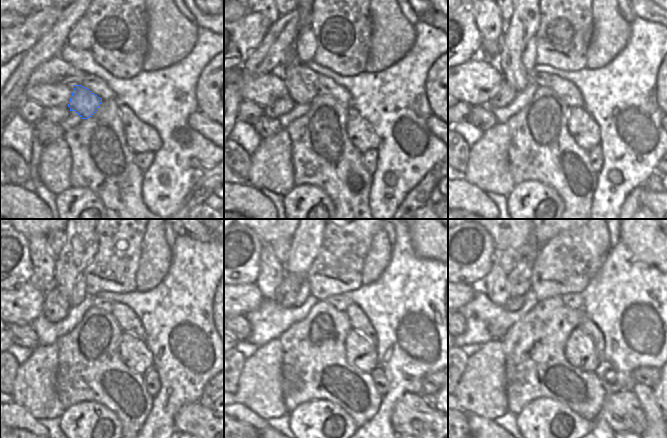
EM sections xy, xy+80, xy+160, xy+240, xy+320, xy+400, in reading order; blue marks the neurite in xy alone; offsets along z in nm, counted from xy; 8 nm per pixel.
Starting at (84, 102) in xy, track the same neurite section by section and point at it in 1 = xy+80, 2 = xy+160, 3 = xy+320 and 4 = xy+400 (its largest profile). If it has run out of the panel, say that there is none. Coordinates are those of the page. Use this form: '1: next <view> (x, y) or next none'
1: next xy+80 (301, 92)
2: next xy+160 (525, 20)
3: next xy+320 (305, 243)
4: next xy+400 (530, 249)

